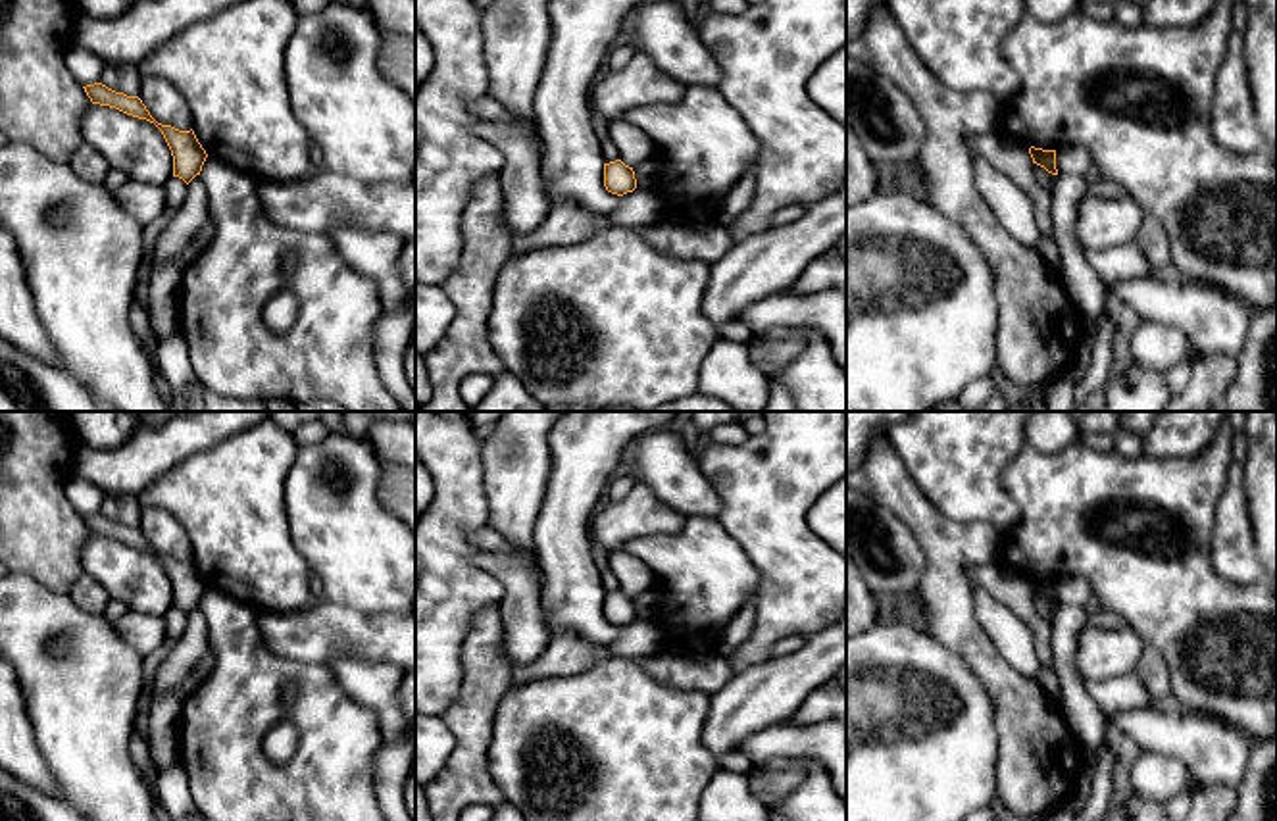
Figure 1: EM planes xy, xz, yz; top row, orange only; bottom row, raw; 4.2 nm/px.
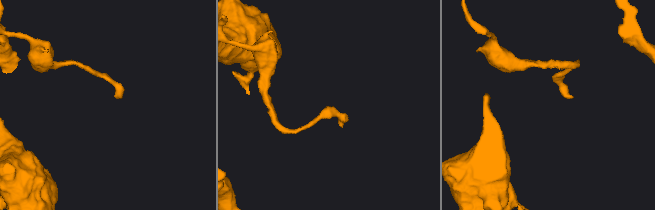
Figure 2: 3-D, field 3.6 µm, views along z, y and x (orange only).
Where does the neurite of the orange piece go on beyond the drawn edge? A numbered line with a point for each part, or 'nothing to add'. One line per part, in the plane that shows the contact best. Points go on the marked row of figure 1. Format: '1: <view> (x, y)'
nothing to add

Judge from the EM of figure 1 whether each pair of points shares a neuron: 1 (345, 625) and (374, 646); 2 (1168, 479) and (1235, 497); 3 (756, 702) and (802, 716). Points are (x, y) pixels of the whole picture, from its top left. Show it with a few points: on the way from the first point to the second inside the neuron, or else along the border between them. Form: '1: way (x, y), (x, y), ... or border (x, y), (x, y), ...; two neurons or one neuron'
1: way (352, 631), (366, 639); one neuron
2: border (1233, 460), (1216, 504), (1210, 537); two neurons
3: border (826, 681), (787, 721); two neurons

